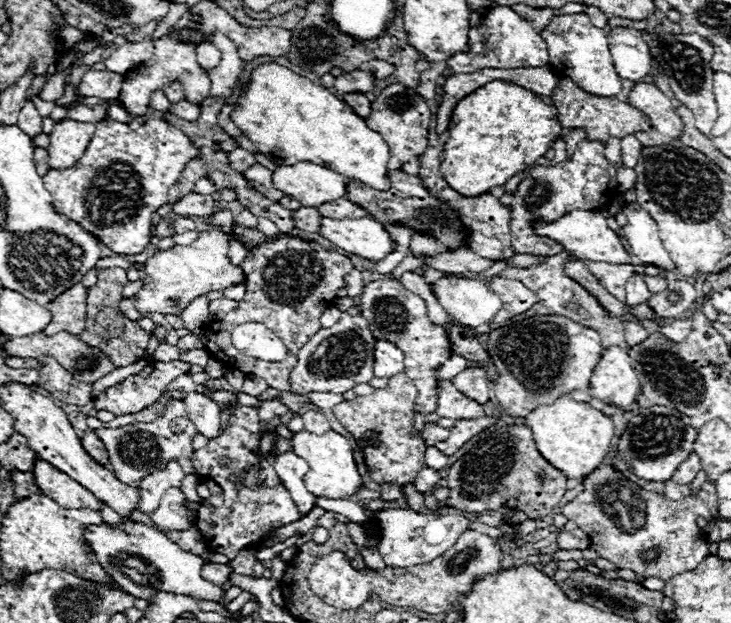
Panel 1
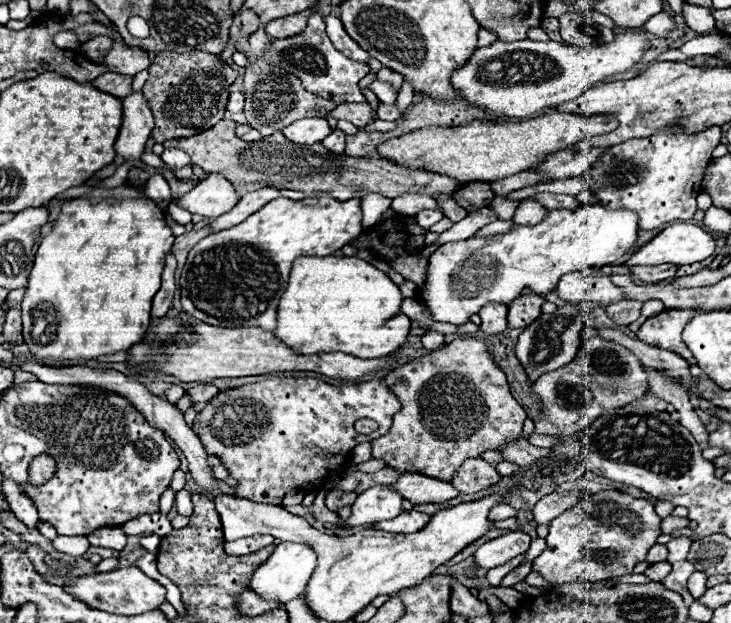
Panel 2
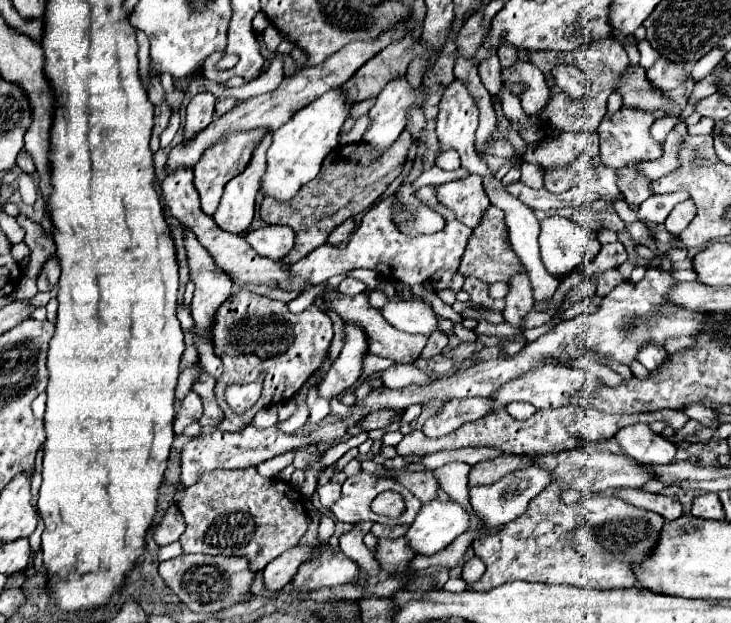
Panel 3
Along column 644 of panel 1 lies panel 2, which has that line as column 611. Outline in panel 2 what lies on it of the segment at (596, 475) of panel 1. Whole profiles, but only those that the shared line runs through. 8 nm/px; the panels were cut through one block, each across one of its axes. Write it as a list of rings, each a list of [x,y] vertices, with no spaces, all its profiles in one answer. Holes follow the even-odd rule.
[[[602,490],[596,494],[588,494],[576,506],[562,512],[558,518],[550,522],[550,532],[546,536],[548,546],[538,558],[534,558],[532,570],[538,572],[544,580],[554,584],[568,584],[576,580],[600,582],[606,578],[624,576],[630,574],[638,562],[646,560],[646,554],[656,544],[658,536],[660,536],[660,516],[654,512],[654,504],[650,500],[632,498],[616,490]]]

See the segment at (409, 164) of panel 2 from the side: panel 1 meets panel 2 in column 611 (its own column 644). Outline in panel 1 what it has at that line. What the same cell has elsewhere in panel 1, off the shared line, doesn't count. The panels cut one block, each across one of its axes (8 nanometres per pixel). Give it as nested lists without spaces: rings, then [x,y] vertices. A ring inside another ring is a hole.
[[[566,76],[558,80],[558,88],[554,88],[554,94],[550,98],[558,110],[560,124],[564,124],[564,128],[586,130],[588,140],[608,142],[610,138],[622,138],[622,136],[636,134],[636,132],[650,132],[650,120],[638,108],[618,98],[604,98],[604,96],[588,94],[578,84],[574,84],[574,80]]]

